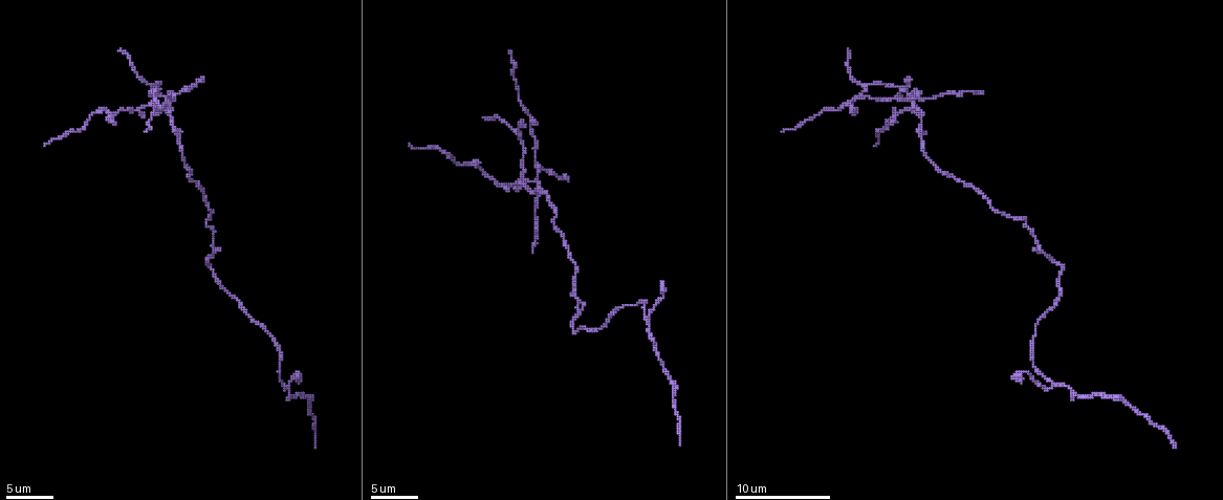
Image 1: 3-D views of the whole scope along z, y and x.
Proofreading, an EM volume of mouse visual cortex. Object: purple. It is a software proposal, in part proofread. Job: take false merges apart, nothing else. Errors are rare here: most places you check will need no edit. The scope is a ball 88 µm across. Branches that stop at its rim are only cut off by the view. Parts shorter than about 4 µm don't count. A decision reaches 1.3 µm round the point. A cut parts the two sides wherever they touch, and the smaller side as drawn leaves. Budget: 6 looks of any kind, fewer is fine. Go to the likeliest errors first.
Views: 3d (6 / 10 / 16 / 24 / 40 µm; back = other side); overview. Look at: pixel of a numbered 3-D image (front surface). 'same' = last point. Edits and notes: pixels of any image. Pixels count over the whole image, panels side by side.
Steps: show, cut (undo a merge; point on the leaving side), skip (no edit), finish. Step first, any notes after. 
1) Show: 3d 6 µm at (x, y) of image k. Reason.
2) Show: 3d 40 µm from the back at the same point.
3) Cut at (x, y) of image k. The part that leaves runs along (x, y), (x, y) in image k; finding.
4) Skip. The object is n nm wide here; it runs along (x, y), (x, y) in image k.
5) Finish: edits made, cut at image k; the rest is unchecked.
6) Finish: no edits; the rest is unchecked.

Show: 3d 16 µm at (914, 101) of image 1. Four or more arms meet.

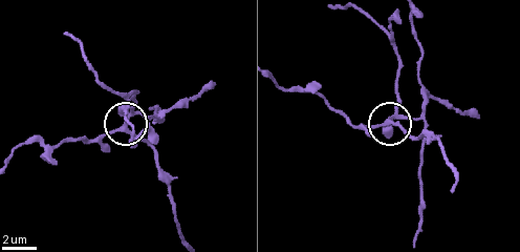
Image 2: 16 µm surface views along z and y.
Show: 3d 6 µm at (390, 122) of image 2. Closer look.

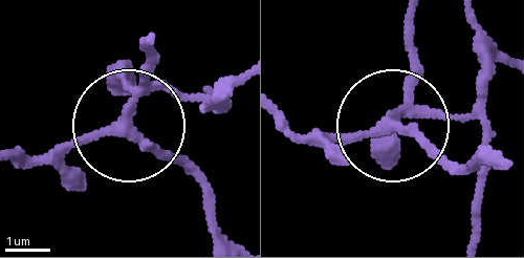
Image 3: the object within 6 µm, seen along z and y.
Cut at (473, 111) of image 3. The part that leaves runs along (406, 108), (470, 108), (481, 86), (474, 18) in image 3; a second cell is stuck on.

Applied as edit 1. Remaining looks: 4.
Show: 3d 16 µm at (649, 322) of image 1.

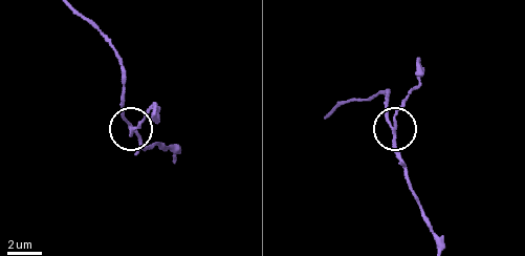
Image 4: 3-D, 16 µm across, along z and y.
Show: 3d 16 µm from the back at (394, 131) of image 4. Other side.

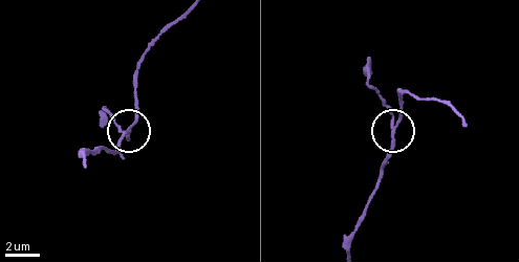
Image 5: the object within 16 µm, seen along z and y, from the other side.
Skip. The object is 150 nm wide here; it runs along (178, 19), (142, 61), (136, 118), (128, 137), (120, 128) in image 5; continuous, no second cell.

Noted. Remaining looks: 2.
Show: 3d 10 µm at (464, 164) of image 1. Thick turns thin.

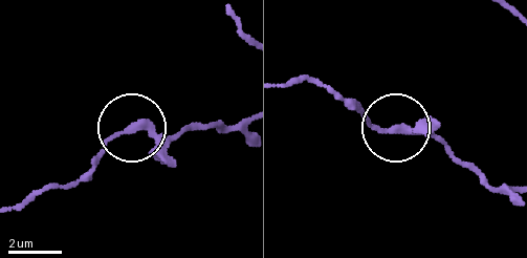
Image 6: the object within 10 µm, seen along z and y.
Skip. The object is 270 nm wide here; it runs along (244, 119), (170, 134), (136, 128), (123, 132), (78, 179) in image 6; one cell here.

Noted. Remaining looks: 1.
Finish: edits made, cut at image 3; the rest is unchecked.

